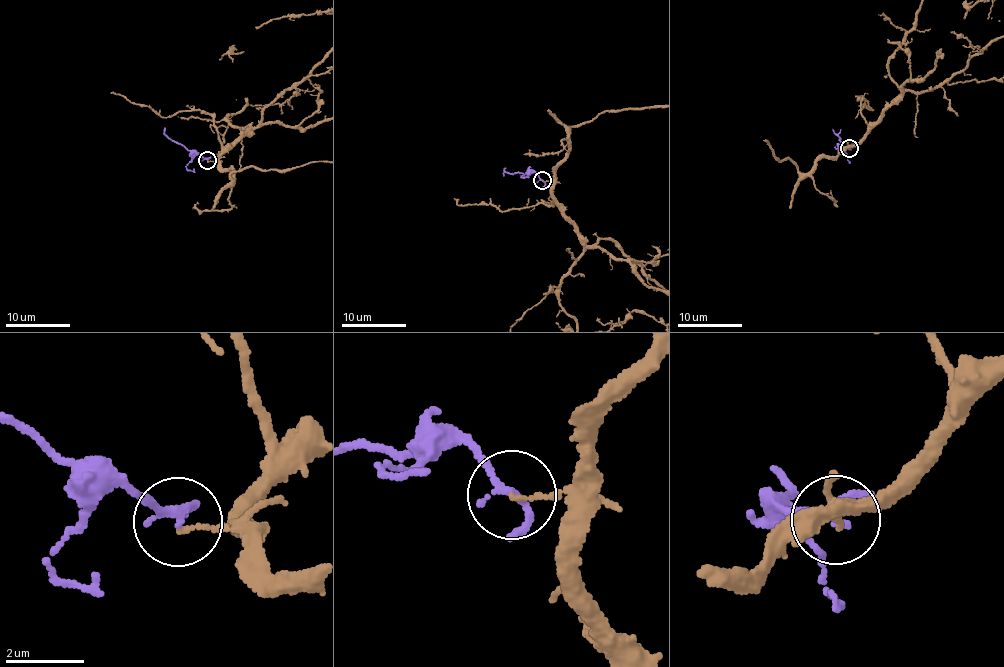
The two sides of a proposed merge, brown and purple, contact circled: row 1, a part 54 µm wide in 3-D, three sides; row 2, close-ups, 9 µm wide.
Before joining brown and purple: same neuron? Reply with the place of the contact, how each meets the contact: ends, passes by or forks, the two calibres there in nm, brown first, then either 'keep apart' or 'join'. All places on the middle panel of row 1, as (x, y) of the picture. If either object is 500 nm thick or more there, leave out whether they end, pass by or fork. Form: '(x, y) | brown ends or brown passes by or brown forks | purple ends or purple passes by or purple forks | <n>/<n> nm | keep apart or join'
(542, 180) | brown ends | purple passes by | 110/180 nm | keep apart

